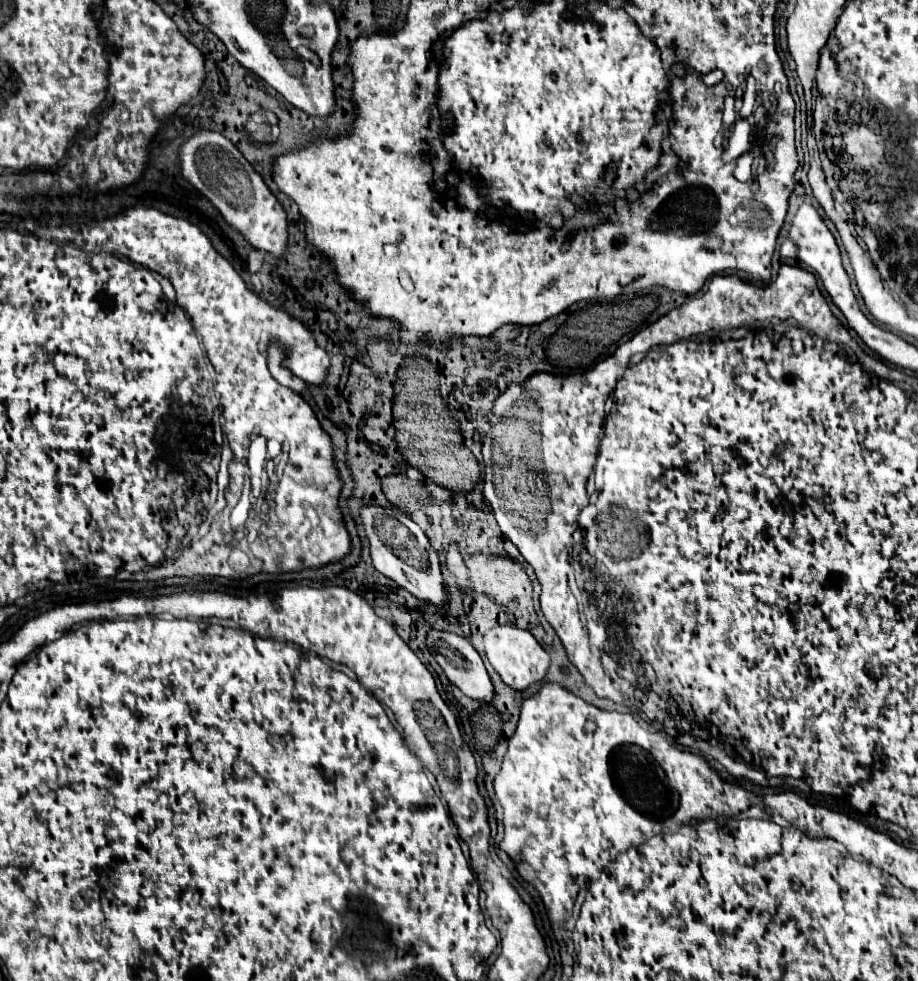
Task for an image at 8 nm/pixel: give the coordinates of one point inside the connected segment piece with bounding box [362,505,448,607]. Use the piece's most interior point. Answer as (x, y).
(400, 550)

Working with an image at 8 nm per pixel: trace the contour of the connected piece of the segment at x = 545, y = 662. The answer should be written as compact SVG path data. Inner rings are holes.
M504 625L504 627L490 629L484 635L484 647L486 647L488 661L500 673L502 681L508 687L516 689L516 691L524 691L532 683L542 681L546 677L548 667L550 667L550 655L542 649L542 645L526 629L518 629L518 627L512 627L512 625Z

